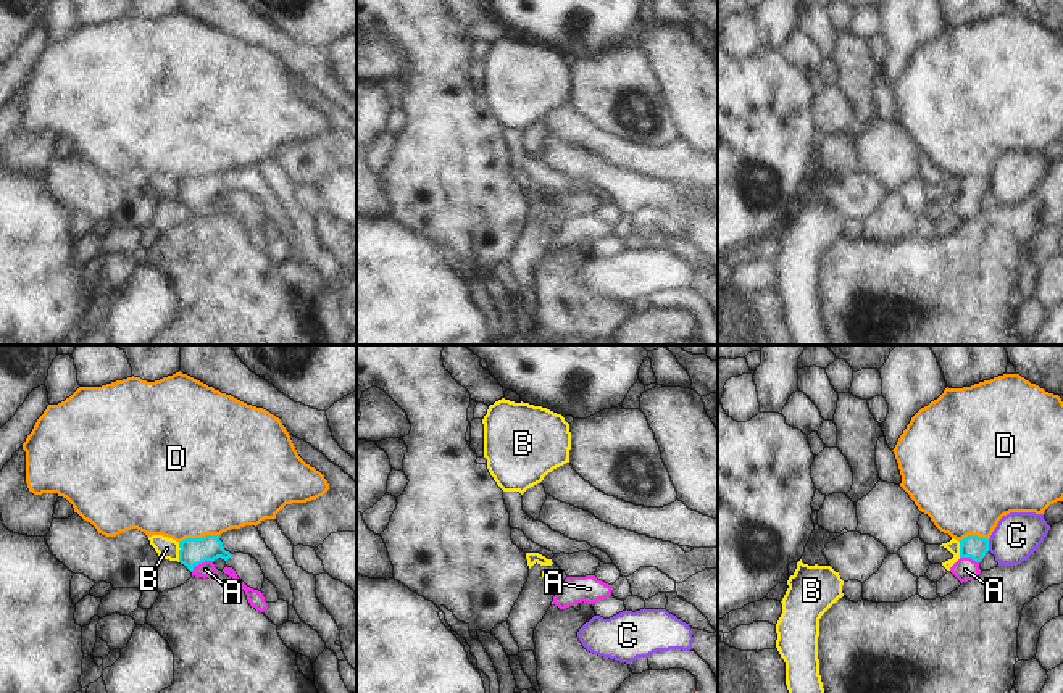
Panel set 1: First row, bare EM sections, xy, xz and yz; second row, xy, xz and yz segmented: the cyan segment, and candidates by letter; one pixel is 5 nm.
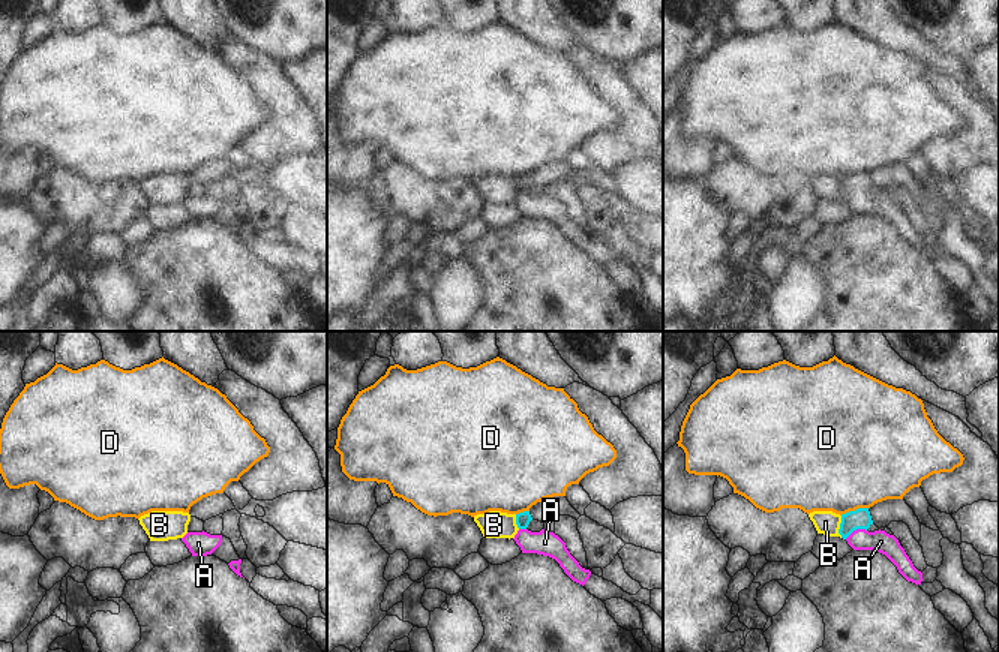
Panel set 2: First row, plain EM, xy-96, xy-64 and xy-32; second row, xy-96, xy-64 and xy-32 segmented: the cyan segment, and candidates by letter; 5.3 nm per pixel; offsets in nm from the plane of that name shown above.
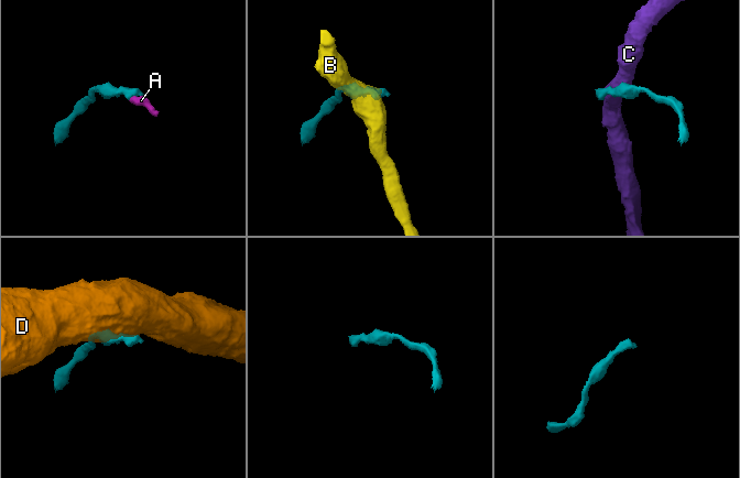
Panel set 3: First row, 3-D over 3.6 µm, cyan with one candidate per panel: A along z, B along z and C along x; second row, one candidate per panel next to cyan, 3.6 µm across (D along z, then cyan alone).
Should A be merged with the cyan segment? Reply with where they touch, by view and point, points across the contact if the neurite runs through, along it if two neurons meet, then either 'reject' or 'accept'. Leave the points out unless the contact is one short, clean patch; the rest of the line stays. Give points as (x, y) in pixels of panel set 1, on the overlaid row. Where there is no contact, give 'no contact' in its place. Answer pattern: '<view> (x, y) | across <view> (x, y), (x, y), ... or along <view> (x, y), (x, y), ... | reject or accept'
xy (200, 563) | across xy (194, 551), (200, 563), (205, 569) | accept

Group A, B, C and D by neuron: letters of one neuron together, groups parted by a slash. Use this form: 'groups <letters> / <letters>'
groups A / B / C / D

